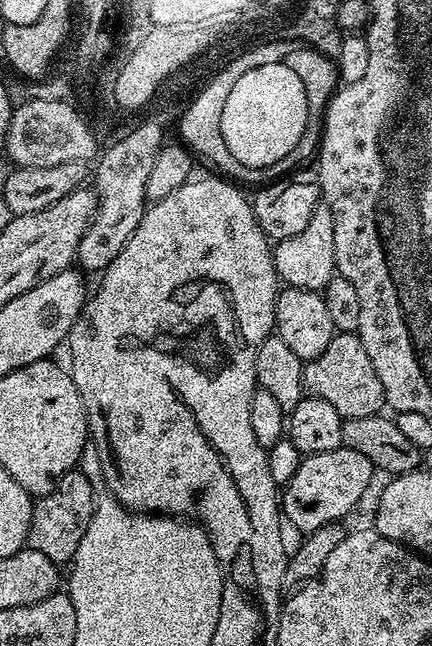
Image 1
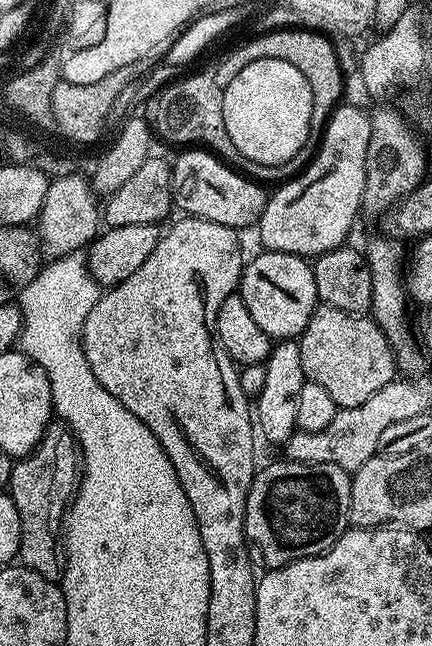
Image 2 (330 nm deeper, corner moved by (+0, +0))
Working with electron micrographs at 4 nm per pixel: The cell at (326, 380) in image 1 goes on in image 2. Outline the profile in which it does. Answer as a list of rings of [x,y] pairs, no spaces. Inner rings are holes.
[[[320,304],[312,311],[310,322],[306,330],[298,337],[298,343],[302,354],[302,370],[305,380],[313,380],[318,382],[318,386],[323,386],[330,393],[330,398],[334,398],[337,409],[362,406],[366,398],[378,394],[382,386],[397,379],[396,355],[392,353],[386,334],[377,326],[371,315],[355,316],[329,304]]]

